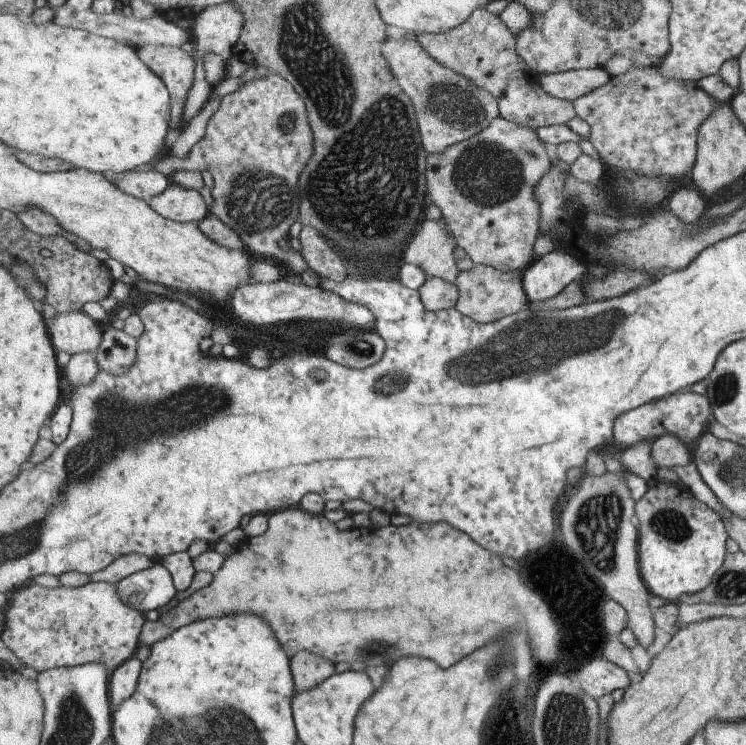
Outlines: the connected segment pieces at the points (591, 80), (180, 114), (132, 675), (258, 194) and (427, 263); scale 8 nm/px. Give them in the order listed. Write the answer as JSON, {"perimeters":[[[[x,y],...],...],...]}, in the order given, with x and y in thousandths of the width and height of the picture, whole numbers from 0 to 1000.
{"perimeters":[[[[800,91],[747,99],[727,98],[724,107],[736,126],[767,136],[808,119],[822,107],[822,102],[812,91]]],[[[197,60],[186,64],[186,72],[209,95],[228,121],[232,138],[232,161],[223,196],[229,199],[236,183],[248,169],[247,145],[252,126],[263,109],[263,81],[245,64],[221,60]]],[[[178,882],[153,901],[151,923],[147,926],[153,954],[182,930],[192,897],[192,890]]],[[[363,97],[354,106],[332,111],[320,122],[302,128],[294,148],[282,158],[275,185],[265,191],[249,211],[225,208],[216,212],[198,227],[205,227],[232,239],[243,230],[275,231],[287,236],[288,250],[284,252],[286,277],[283,287],[294,291],[303,302],[310,303],[326,325],[332,337],[345,345],[367,345],[382,354],[382,360],[395,369],[416,360],[403,338],[391,334],[377,336],[374,322],[385,321],[387,309],[402,293],[405,260],[402,256],[403,231],[412,226],[414,215],[420,212],[420,174],[414,166],[414,153],[409,134],[385,110],[379,102]]],[[[567,294],[562,311],[548,323],[539,342],[539,352],[563,357],[574,373],[591,372],[610,381],[618,364],[610,344],[615,330],[601,306],[602,298],[594,294],[595,301]]]]}

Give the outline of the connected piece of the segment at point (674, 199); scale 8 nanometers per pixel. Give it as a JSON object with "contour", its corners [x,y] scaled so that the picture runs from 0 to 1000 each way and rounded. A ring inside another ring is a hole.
{"contour":[[[912,252],[902,258],[893,277],[913,298],[932,299],[948,279],[949,270],[932,252]]]}

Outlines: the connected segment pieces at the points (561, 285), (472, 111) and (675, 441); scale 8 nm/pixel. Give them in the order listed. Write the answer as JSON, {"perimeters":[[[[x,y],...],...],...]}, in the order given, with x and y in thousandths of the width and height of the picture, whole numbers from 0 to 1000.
{"perimeters":[[[[757,333],[733,340],[701,364],[710,408],[748,399],[759,384],[784,370],[788,353]]],[[[525,50],[512,62],[512,71],[519,77],[527,99],[542,117],[542,122],[552,130],[558,141],[566,192],[576,207],[597,204],[605,195],[629,188],[645,176],[653,174],[660,164],[670,156],[670,142],[662,126],[635,114],[626,103],[605,94],[580,78],[563,59],[559,51],[529,54]]],[[[890,583],[873,595],[873,617],[878,628],[914,627],[924,621],[924,607],[909,588]]]]}

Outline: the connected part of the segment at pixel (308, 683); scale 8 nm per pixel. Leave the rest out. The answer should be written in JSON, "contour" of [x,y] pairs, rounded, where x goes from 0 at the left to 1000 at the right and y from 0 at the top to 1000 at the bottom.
{"contour":[[[403,875],[393,883],[391,903],[397,915],[397,929],[409,929],[428,921],[440,910],[449,905],[449,891],[417,878],[417,875]]]}

